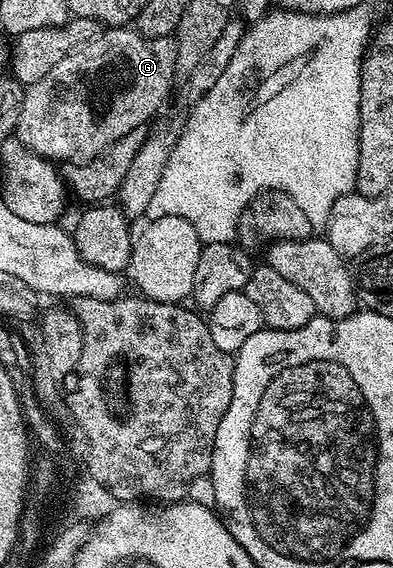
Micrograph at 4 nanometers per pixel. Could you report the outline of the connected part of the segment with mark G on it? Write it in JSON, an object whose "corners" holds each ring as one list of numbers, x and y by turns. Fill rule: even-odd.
{"corners":[[130,26,109,27,69,52,41,81,24,90,17,134,29,150,43,159,64,159,67,165,98,159,133,129,147,127,158,116,155,114,162,109,171,86,176,83,175,45,170,38,147,39]]}

